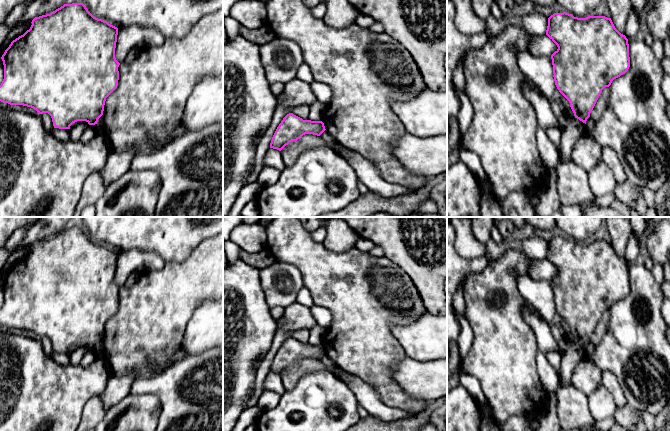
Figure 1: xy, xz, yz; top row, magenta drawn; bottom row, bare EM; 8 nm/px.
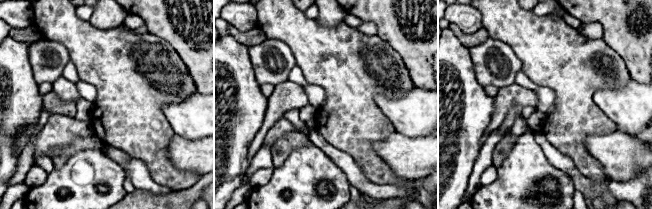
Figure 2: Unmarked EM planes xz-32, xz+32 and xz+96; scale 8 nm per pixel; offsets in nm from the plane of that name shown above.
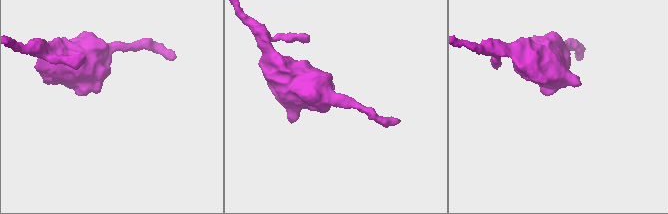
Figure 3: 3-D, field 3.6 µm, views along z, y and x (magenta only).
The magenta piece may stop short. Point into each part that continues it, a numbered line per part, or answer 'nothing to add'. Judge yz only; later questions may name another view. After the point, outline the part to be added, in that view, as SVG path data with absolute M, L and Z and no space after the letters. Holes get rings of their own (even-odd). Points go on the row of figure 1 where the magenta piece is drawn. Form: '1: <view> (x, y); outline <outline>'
nothing to add

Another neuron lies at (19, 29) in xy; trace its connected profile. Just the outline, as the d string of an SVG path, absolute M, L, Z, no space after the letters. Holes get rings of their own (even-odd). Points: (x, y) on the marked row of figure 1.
M21 21L19 24L15 25L7 35L8 42L12 42L19 36L23 35L31 22L30 21Z

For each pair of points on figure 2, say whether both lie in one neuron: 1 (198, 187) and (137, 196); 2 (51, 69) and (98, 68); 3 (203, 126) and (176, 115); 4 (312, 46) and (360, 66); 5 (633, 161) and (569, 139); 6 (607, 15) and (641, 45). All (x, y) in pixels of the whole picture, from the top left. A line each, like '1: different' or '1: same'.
1: same
2: different
3: same
4: same
5: different
6: same

